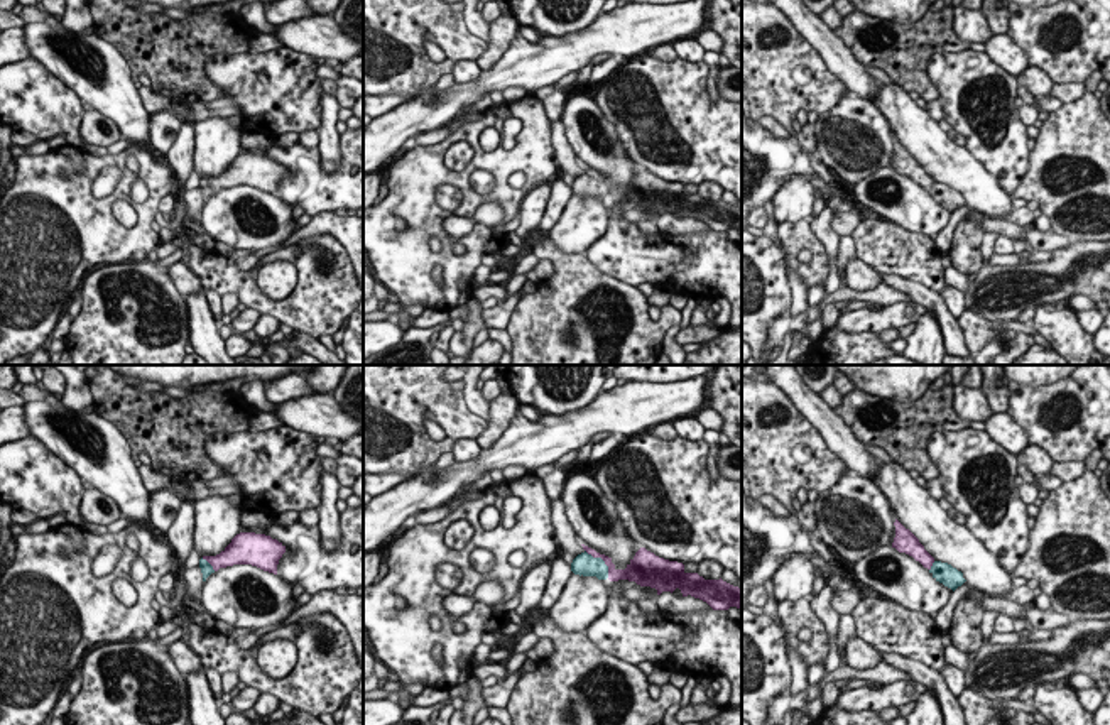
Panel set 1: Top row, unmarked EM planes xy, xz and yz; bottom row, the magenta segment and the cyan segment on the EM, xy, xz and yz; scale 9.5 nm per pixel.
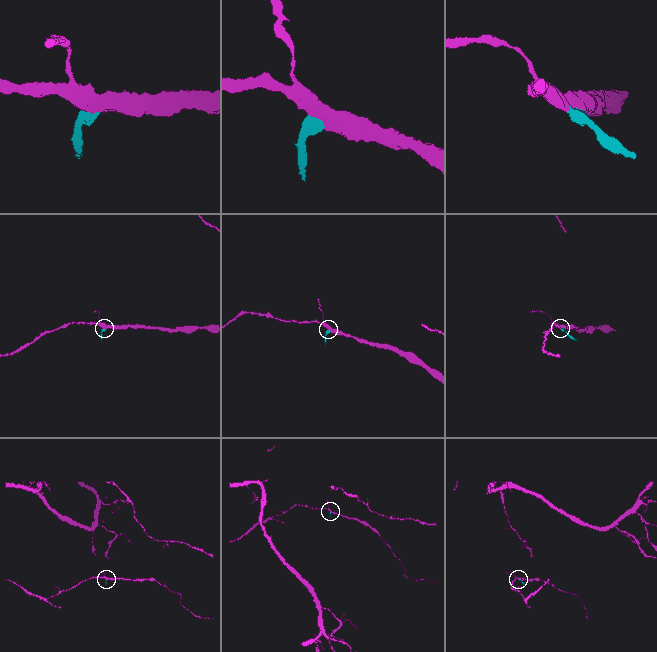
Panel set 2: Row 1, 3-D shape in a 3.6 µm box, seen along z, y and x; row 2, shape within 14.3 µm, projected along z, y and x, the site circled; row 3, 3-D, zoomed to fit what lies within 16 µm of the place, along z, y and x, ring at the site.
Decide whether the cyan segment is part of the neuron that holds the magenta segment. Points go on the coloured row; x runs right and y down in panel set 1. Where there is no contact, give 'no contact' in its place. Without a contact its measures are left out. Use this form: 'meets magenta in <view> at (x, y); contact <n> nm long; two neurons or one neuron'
meets magenta in xz at (602, 558); contact 360 nm long; one neuron

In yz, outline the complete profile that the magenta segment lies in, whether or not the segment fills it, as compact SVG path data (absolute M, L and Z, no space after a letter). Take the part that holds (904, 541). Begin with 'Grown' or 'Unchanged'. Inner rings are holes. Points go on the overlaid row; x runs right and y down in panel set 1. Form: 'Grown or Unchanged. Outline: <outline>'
Grown. Outline: M897 519L894 526L895 526L895 537L894 537L892 548L919 561L924 568L929 570L929 573L933 575L936 581L943 583L953 591L966 581L963 578L963 573L953 568L951 564L936 561L924 549L919 539L909 529L906 529Z

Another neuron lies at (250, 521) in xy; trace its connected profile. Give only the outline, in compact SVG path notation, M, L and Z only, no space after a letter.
M233 497L233 505L240 510L240 531L264 534L264 531L274 522L267 514L250 510L242 504L242 497Z

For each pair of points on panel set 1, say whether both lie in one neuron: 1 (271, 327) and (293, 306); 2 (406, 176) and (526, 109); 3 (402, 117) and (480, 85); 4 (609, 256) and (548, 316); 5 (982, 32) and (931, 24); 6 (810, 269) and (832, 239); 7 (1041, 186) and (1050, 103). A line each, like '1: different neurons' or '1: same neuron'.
1: different neurons
2: same neuron
3: same neuron
4: different neurons
5: different neurons
6: different neurons
7: different neurons

